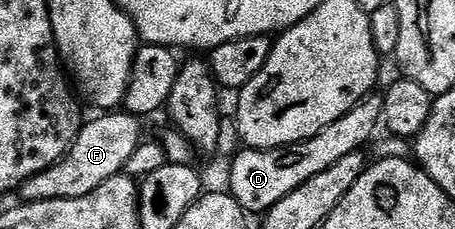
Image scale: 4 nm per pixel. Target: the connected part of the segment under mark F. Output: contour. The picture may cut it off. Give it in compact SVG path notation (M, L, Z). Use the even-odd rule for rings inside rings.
M104 112L93 120L85 121L74 144L58 164L46 168L46 172L30 176L19 188L18 194L24 202L46 200L74 200L78 196L90 196L98 184L106 184L114 175L121 173L130 160L134 148L142 141L141 119L127 112ZM121 113L121 114L120 114Z

